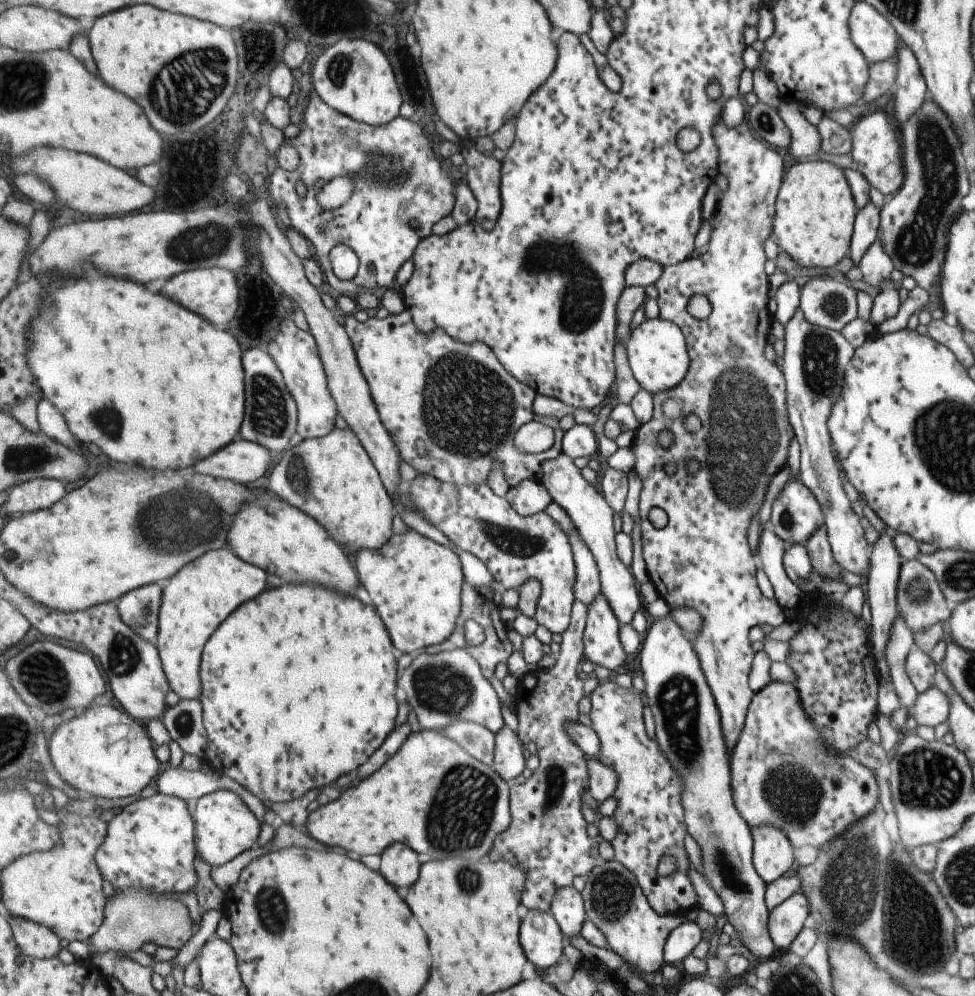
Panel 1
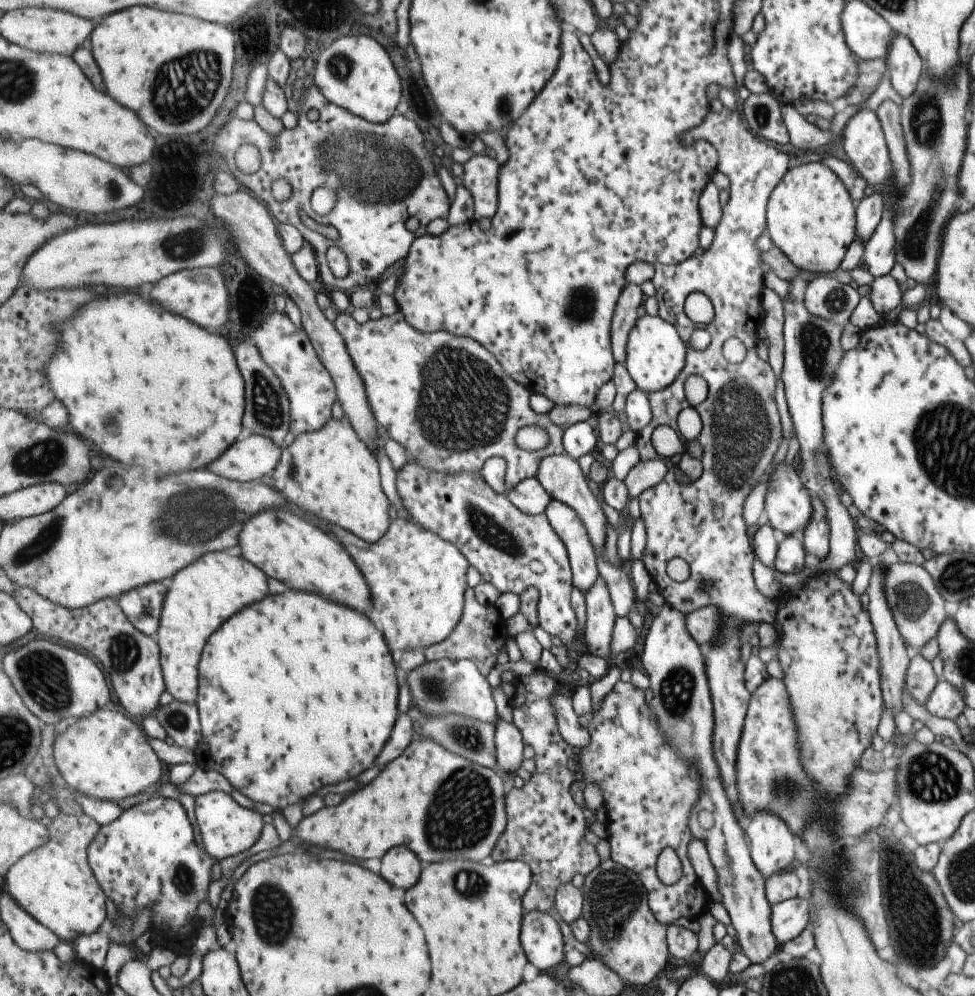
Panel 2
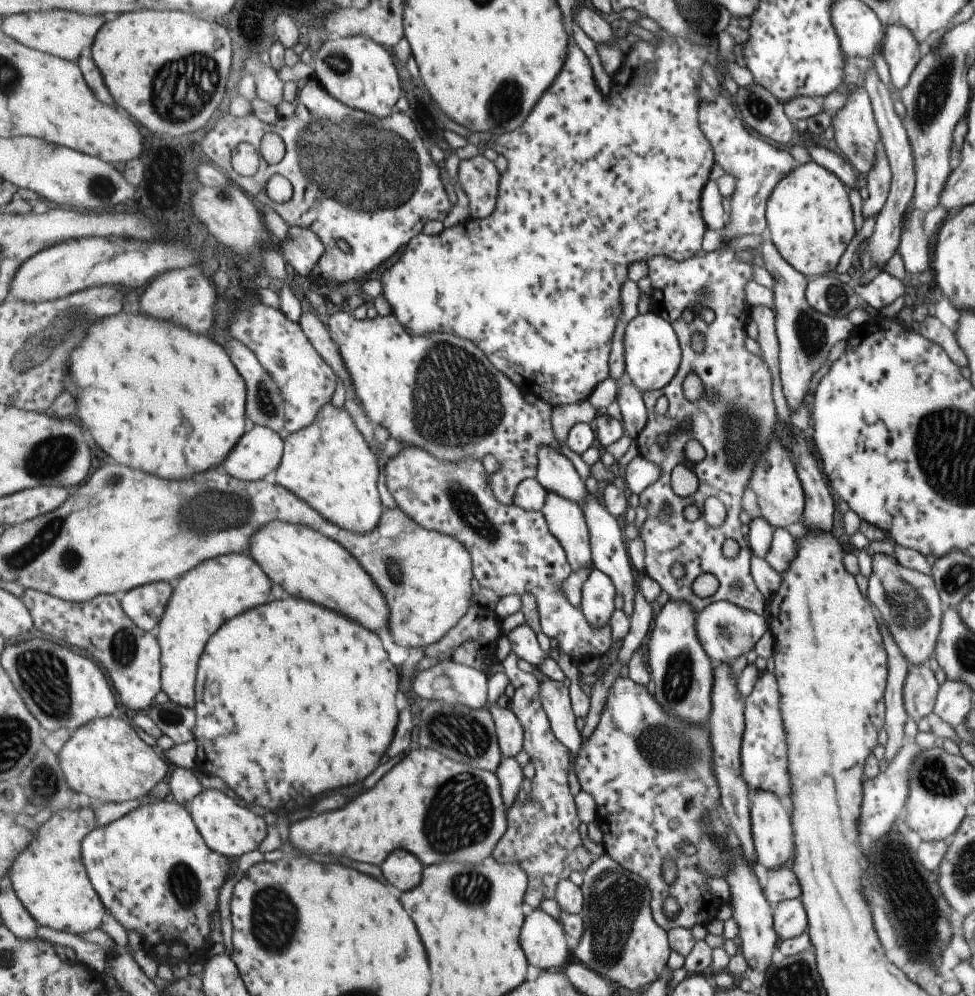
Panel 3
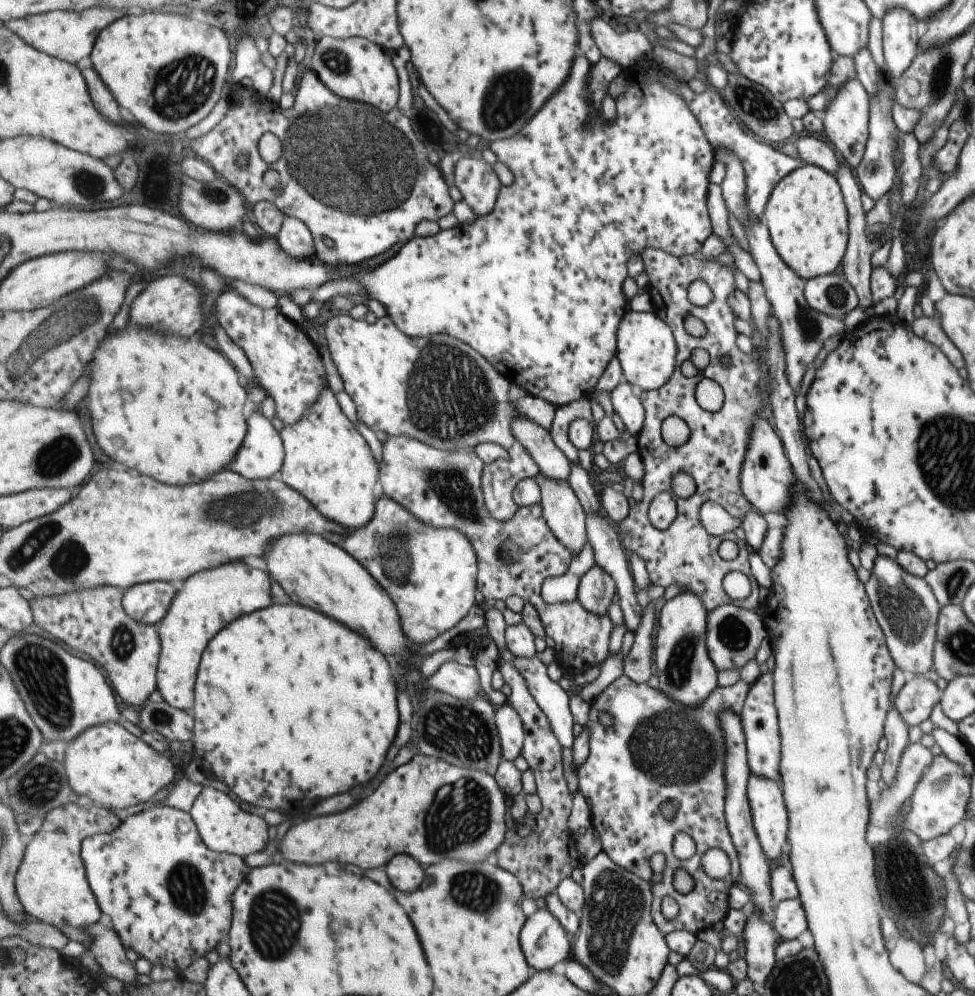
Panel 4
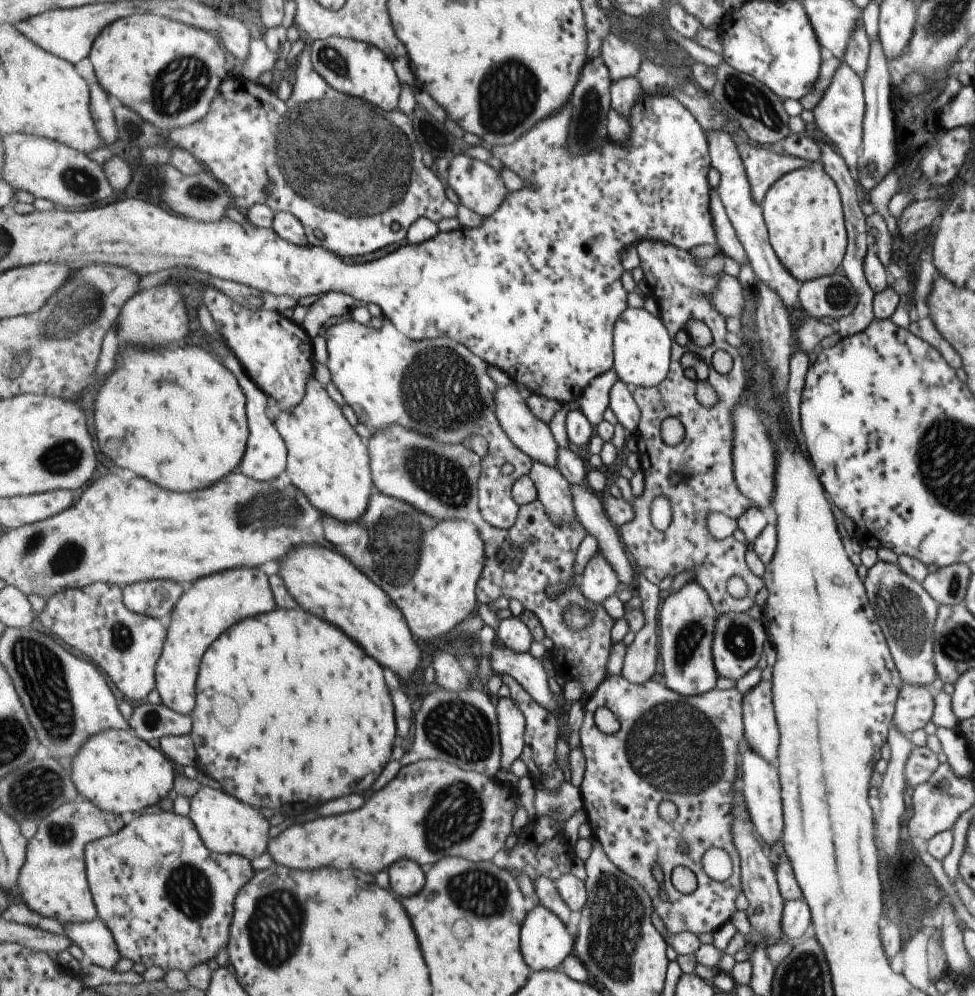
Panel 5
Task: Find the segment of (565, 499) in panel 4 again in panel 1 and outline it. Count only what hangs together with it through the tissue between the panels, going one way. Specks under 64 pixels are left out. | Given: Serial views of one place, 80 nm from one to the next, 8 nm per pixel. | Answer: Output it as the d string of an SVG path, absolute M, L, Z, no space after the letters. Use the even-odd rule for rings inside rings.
M553 501L547 506L545 512L553 516L570 540L571 548L573 548L573 560L575 560L575 574L577 574L575 586L573 586L575 600L582 600L589 606L599 593L603 593L595 555L580 535L571 515L559 503Z

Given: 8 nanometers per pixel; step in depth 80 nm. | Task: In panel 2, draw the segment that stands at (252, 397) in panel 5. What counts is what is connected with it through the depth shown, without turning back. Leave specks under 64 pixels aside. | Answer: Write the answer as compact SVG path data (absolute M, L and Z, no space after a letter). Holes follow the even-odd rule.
M251 433L237 442L209 469L219 476L241 482L259 481L274 472L280 463L283 448L271 437Z

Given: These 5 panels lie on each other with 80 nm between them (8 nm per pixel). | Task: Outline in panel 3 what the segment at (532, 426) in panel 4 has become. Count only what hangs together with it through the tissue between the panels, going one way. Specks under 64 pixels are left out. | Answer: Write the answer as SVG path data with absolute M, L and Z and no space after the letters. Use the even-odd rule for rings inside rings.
M549 445L538 448L538 457L538 481L548 492L569 497L584 510L588 491L573 461L560 449Z

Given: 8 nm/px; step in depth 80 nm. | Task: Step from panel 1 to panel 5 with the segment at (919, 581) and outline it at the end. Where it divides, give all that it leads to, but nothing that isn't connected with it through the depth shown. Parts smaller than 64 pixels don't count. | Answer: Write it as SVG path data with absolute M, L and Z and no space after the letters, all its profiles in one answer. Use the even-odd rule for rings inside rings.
M875 561L867 569L862 583L901 680L907 685L928 686L936 678L932 663L932 634L938 604L921 583L898 567L897 562Z

